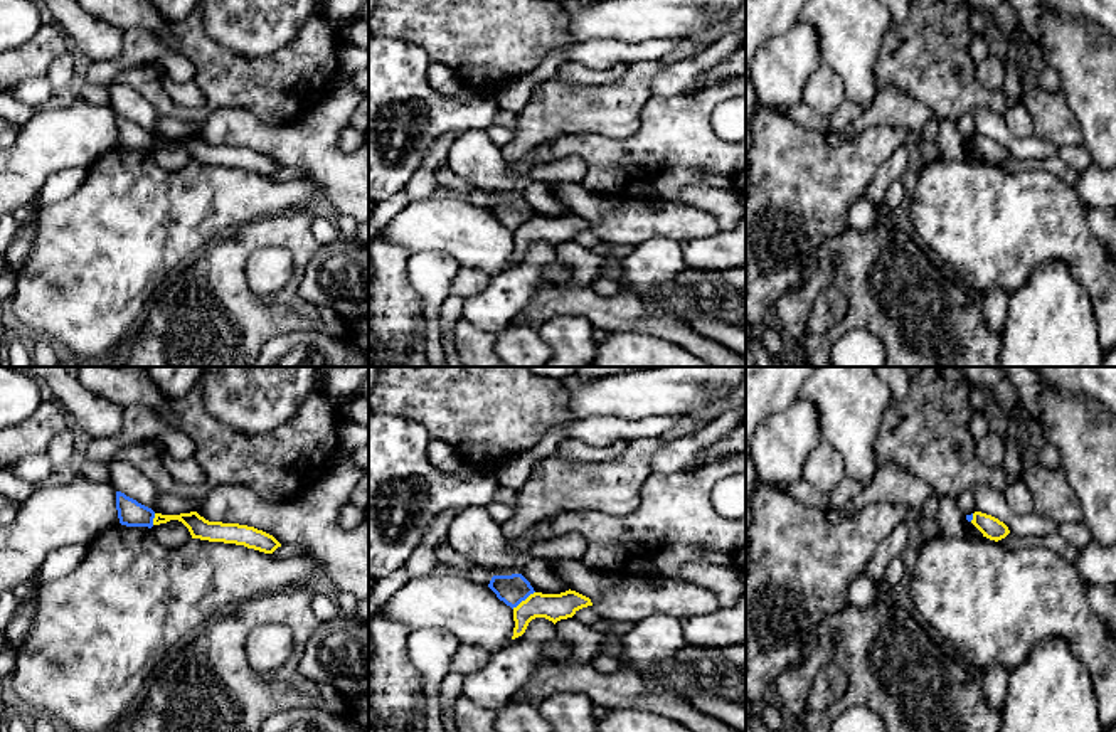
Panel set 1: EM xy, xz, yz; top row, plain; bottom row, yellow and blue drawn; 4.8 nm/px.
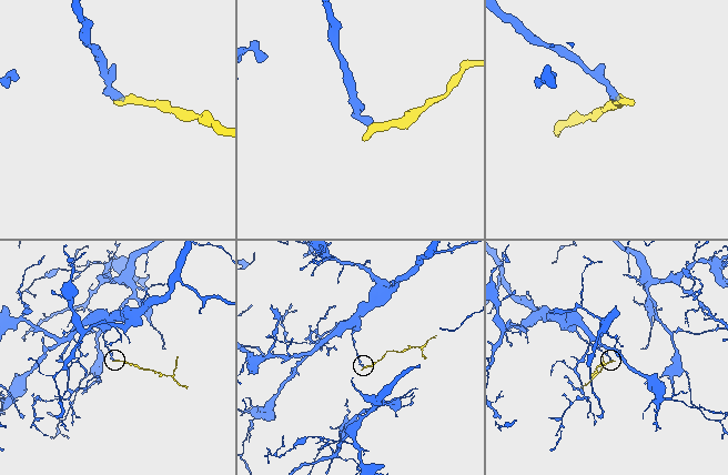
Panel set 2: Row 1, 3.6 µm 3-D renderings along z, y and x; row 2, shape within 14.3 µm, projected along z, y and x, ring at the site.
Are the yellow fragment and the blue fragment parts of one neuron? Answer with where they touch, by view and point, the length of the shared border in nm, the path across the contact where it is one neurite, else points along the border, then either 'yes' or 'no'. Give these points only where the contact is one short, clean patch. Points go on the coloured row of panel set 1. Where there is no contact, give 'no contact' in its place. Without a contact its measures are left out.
contact xz (522, 601); length 140 nm; border xz (534, 591), (512, 608); no

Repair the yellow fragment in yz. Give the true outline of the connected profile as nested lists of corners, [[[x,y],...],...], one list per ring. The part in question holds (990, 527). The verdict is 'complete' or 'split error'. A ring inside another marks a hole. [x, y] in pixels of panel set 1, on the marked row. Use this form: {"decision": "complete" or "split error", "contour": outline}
{"decision": "complete", "contour": [[[981,512],[973,513],[971,523],[983,533],[983,537],[995,542],[1005,538],[1010,533],[1003,522]]]}

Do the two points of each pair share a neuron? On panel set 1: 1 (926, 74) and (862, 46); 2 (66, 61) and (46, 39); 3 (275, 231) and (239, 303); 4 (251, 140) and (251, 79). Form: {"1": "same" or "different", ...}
{"1": "different", "2": "different", "3": "same", "4": "different"}

